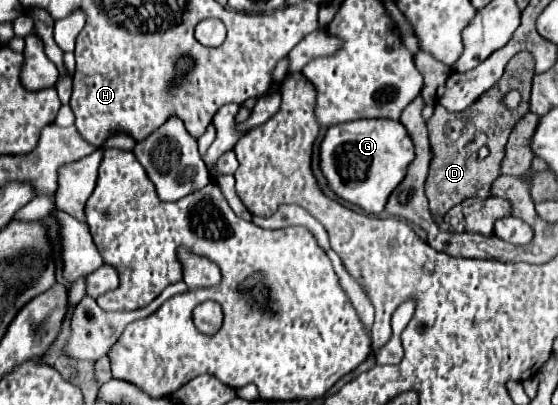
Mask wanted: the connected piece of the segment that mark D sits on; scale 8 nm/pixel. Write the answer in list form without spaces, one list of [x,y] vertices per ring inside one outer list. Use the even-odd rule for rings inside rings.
[[[523,51],[523,53],[517,53],[515,59],[511,59],[505,75],[497,81],[497,85],[485,91],[471,105],[475,107],[475,115],[449,113],[441,109],[441,105],[435,107],[431,119],[427,119],[433,159],[429,163],[429,175],[425,179],[425,195],[429,199],[429,209],[433,215],[445,217],[451,207],[459,205],[467,197],[489,197],[489,187],[499,177],[499,163],[503,157],[505,141],[513,125],[529,111],[531,79],[533,79],[533,57],[531,53]],[[513,65],[517,65],[517,73]],[[509,89],[517,89],[521,93],[521,103],[515,109],[505,109],[501,105],[501,99]],[[481,145],[489,147],[489,155],[485,159],[477,157],[477,149]]]

